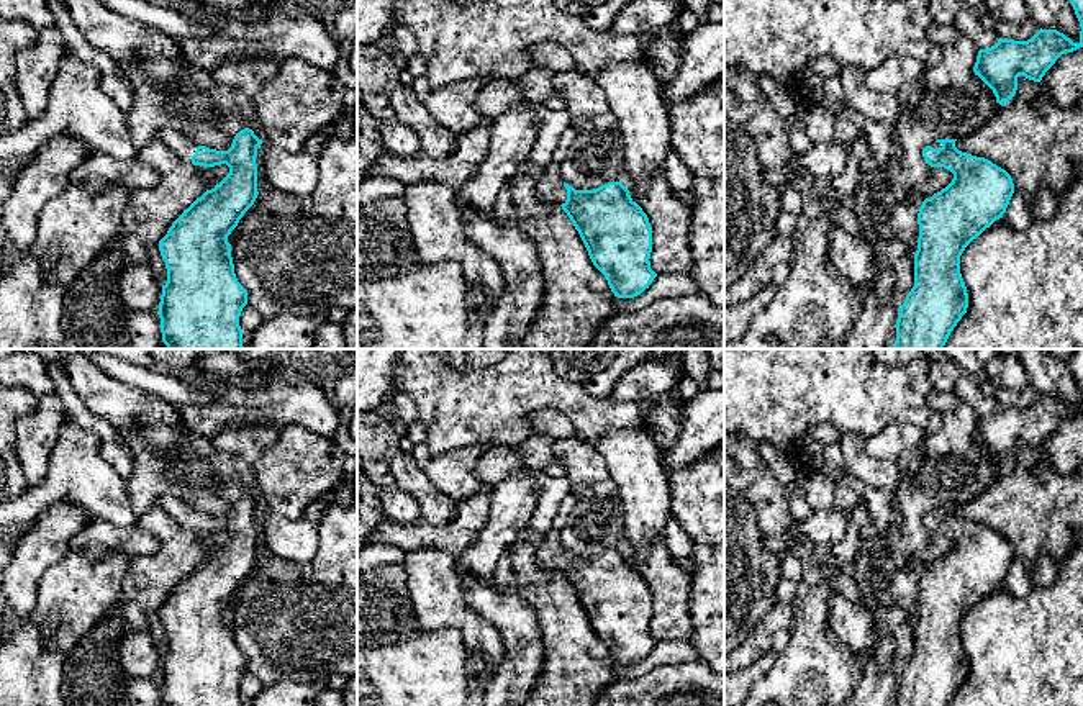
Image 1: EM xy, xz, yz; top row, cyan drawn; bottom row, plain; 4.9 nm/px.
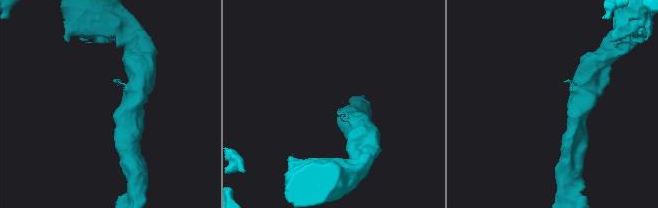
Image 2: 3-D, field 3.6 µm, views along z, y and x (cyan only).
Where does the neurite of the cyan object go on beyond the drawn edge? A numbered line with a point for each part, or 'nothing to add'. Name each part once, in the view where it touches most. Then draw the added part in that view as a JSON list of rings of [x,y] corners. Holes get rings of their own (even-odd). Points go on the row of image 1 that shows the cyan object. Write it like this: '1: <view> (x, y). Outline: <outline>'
1: xz (549, 185). Outline: [[[551,162],[544,167],[537,183],[536,193],[541,198],[557,201],[559,205],[567,200],[567,188],[564,187],[564,180],[559,175],[559,164]]]

